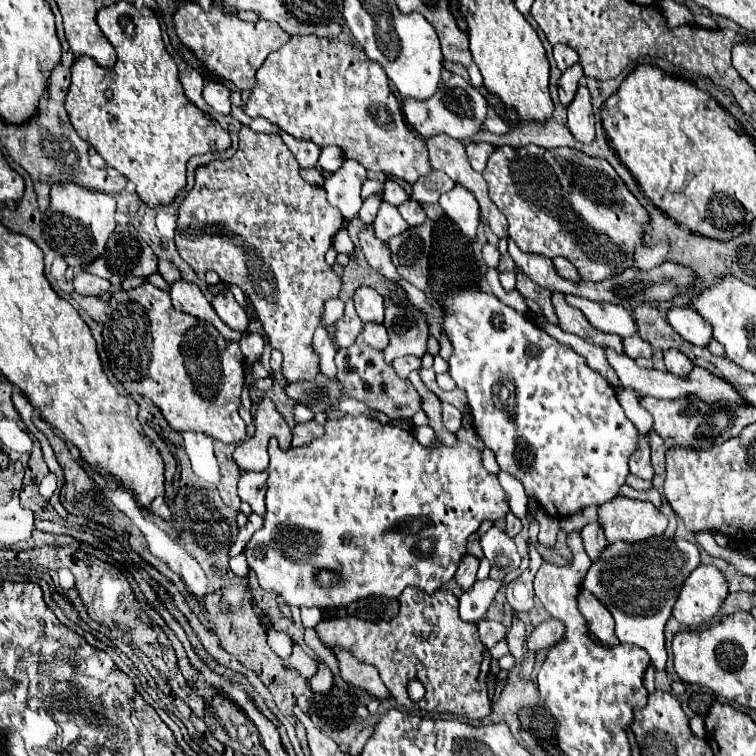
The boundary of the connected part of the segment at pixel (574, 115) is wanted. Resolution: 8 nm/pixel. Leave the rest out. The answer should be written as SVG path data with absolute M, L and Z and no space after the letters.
M580 86L574 100L570 102L566 126L582 144L594 142L594 114L590 104L590 90L586 86Z

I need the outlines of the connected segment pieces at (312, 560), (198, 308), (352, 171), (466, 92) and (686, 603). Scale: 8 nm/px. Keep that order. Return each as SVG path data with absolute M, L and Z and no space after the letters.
M344 416L340 420L326 422L326 434L322 438L312 440L310 444L280 450L278 442L270 438L268 442L270 464L266 468L266 513L264 528L258 530L252 540L246 544L244 554L248 560L250 570L256 572L258 586L262 590L270 590L278 594L290 606L318 606L318 608L334 608L334 606L348 606L350 602L366 596L386 596L398 598L406 586L418 586L424 592L432 594L440 586L444 586L454 574L460 560L466 556L466 542L468 536L478 530L484 520L500 520L510 512L508 496L498 484L496 474L490 474L480 460L480 450L472 448L466 442L456 442L452 446L444 446L442 442L434 442L432 446L422 446L412 432L402 430L398 426L380 424L378 420L370 420L366 416Z
M182 278L176 280L174 284L170 284L170 298L172 298L174 308L178 308L180 312L198 316L200 320L212 322L222 332L222 336L226 336L228 340L240 340L242 338L240 332L226 328L226 324L222 324L222 320L218 320L218 314L214 312L212 304L204 298L204 294L200 292L200 288L196 284L190 284Z
M344 160L342 168L324 182L328 202L338 208L344 220L352 220L362 206L360 188L364 180L366 168L356 160Z
M452 76L446 84L438 84L438 92L434 92L434 96L430 96L430 100L404 100L402 110L406 114L408 124L424 138L428 140L430 136L436 136L440 132L446 132L452 138L458 140L470 140L482 126L486 114L488 114L488 106L486 100L474 92L474 88L470 86L470 82L466 82L460 76Z
M700 564L684 582L672 616L684 626L708 622L728 596L728 582L716 566Z

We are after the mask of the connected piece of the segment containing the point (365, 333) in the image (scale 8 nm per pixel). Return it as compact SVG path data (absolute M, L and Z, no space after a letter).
M364 324L364 330L356 338L356 342L364 342L376 350L384 350L388 344L388 334L382 324Z

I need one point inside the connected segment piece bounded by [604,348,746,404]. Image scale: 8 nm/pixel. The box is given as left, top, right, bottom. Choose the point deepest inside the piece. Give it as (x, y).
(699, 383)

